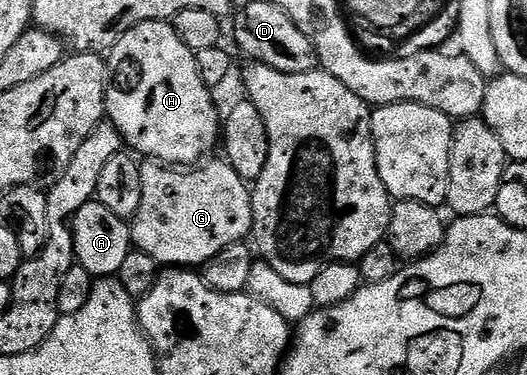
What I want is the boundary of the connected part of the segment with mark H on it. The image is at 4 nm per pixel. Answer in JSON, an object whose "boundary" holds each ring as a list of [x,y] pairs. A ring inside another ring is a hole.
{"boundary":[[[163,20],[143,22],[127,30],[127,34],[123,34],[123,38],[119,38],[119,42],[108,53],[107,63],[111,83],[105,95],[105,115],[108,123],[117,127],[122,141],[134,153],[166,166],[193,166],[204,161],[216,144],[218,147],[223,136],[222,113],[217,113],[214,93],[203,82],[203,78],[199,78],[196,55],[185,45],[183,38],[179,38],[172,23]]]}

